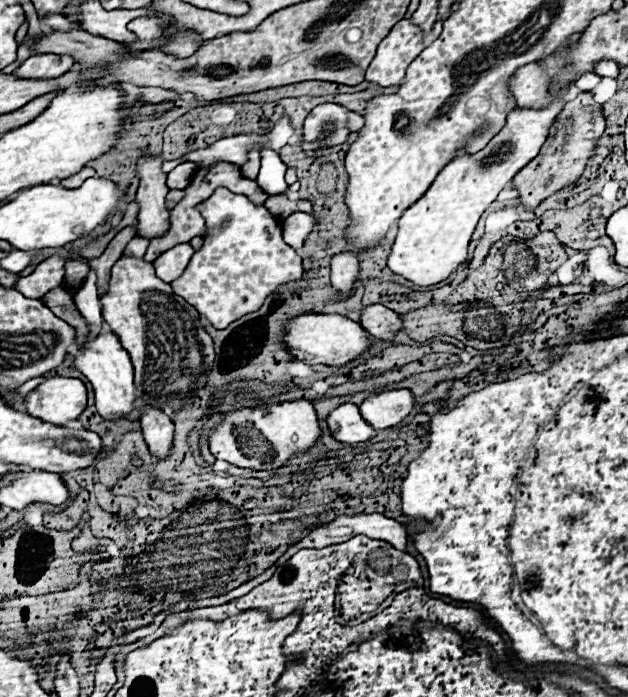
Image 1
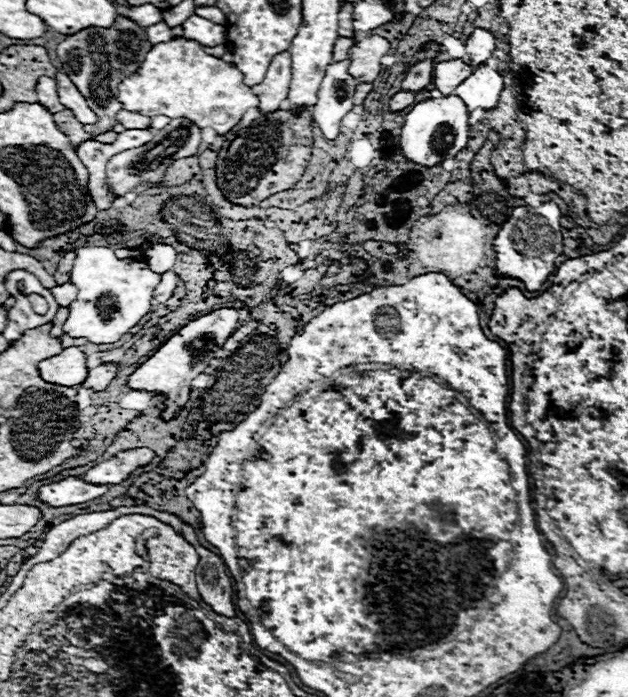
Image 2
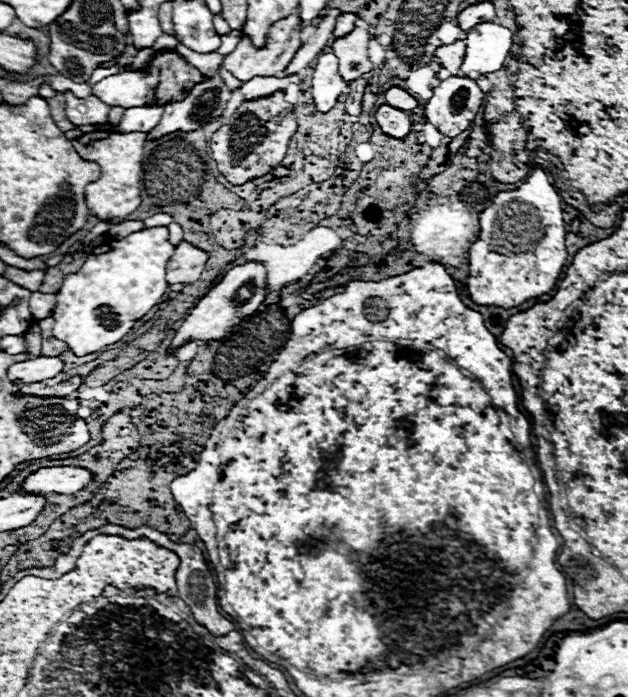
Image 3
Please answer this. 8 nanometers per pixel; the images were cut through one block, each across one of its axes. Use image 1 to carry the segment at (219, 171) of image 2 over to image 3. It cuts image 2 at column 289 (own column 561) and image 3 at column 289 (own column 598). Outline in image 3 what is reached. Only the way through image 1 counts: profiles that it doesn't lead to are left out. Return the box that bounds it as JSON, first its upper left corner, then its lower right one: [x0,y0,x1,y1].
[212,92,296,184]

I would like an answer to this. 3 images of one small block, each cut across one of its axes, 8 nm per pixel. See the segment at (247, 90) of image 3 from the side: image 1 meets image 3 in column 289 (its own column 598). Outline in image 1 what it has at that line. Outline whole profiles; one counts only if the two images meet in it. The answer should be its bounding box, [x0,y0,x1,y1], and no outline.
[576,72,600,92]

